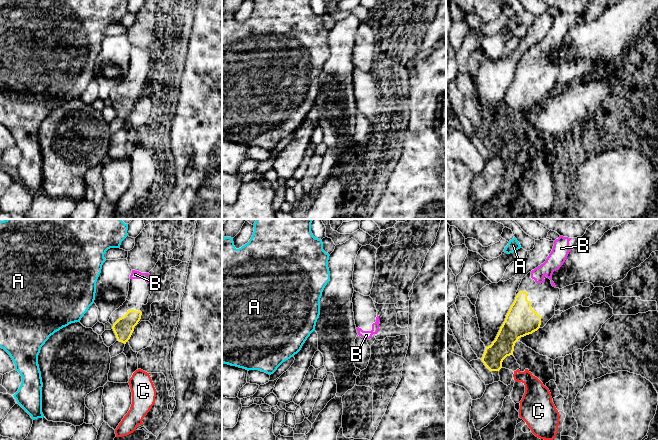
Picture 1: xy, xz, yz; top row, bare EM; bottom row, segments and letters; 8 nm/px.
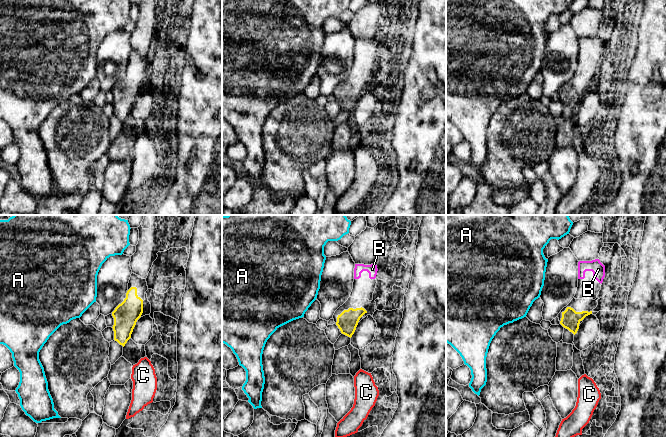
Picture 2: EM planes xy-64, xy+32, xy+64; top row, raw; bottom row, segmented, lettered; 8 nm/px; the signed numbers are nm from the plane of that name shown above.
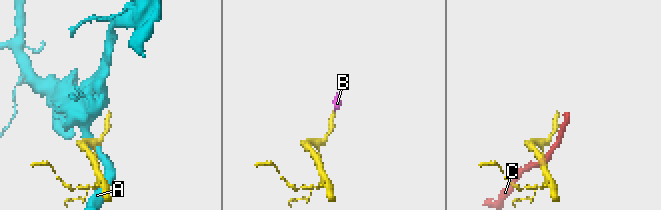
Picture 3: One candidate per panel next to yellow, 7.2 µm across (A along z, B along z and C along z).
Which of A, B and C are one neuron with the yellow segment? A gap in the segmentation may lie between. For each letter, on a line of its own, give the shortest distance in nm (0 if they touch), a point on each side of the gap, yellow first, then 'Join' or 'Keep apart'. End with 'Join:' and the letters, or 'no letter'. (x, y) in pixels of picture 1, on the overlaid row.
A: Distance 240 nm. Across: xy (113, 324), (87, 310). Keep apart
B: Distance 110 nm. Across: yz (525, 291), (535, 281). Join
C: Distance 110 nm. Across: yz (501, 367), (514, 371). Keep apart
Join: B

